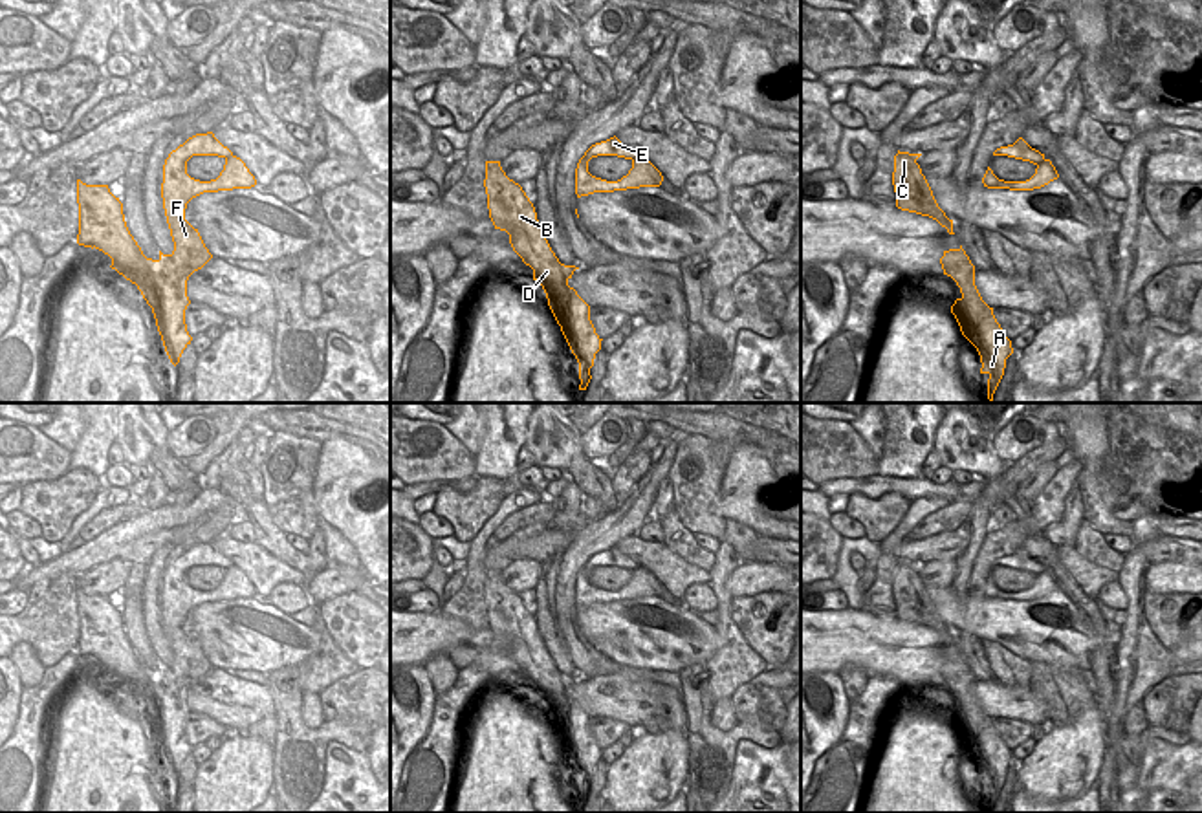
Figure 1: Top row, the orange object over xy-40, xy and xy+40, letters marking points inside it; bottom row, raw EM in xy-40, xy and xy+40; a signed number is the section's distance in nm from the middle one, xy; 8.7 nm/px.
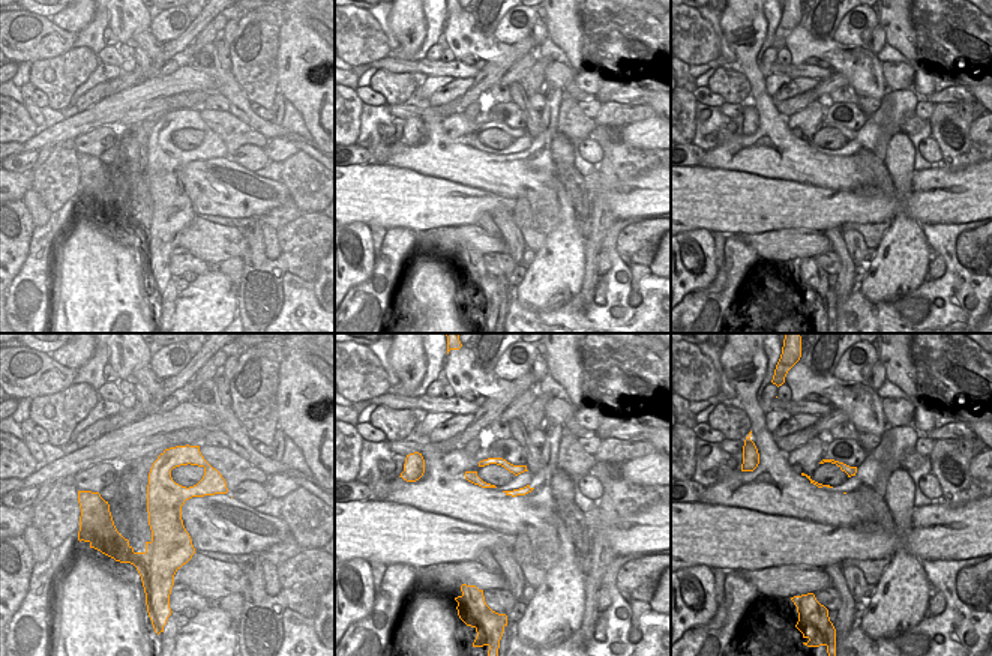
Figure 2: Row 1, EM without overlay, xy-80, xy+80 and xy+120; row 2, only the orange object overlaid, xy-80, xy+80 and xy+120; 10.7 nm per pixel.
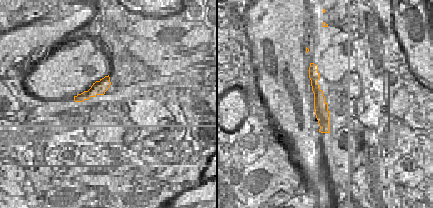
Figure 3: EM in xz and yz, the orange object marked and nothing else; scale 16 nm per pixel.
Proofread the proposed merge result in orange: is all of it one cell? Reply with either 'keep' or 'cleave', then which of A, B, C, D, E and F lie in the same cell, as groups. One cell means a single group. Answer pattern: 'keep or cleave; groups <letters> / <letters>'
cleave; groups A B C D / E F

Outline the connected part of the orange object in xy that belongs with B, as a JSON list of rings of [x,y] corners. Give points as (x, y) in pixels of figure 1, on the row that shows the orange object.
[[[486,161],[484,187],[487,194],[489,218],[495,229],[509,234],[513,251],[533,269],[533,280],[542,286],[548,306],[579,363],[579,390],[586,390],[592,379],[590,368],[594,364],[585,353],[583,341],[577,341],[568,326],[568,278],[563,273],[563,264],[552,251],[542,227],[539,225],[533,203],[522,187],[506,176],[500,161]]]

